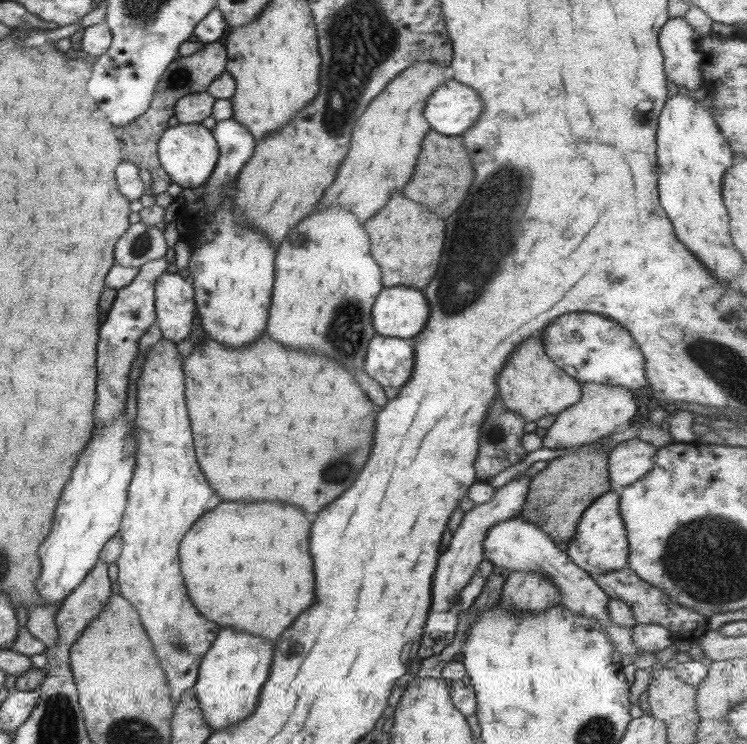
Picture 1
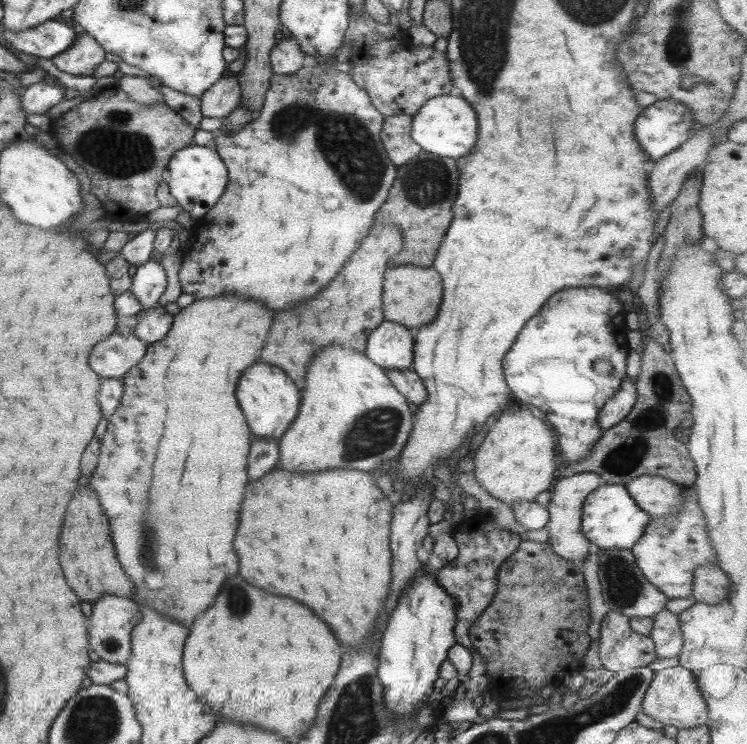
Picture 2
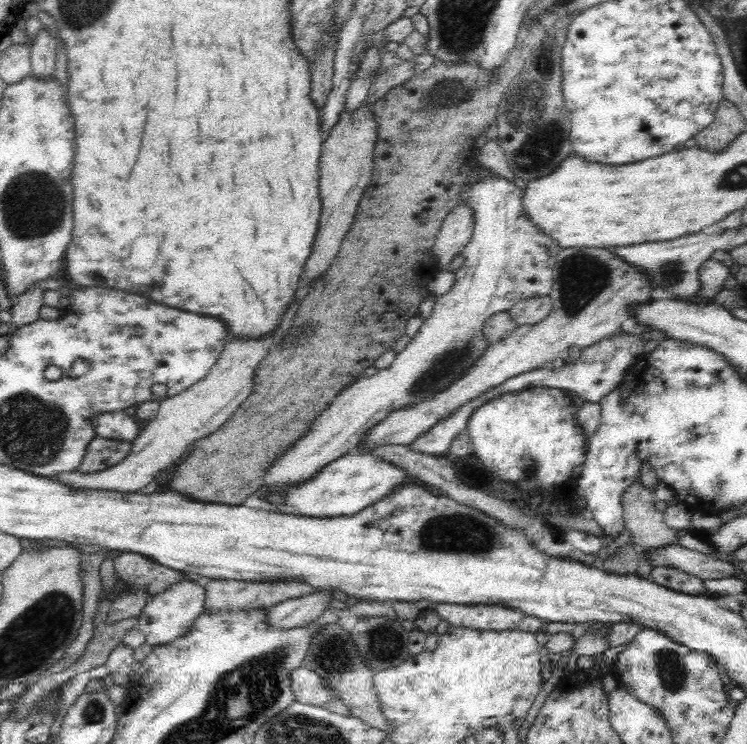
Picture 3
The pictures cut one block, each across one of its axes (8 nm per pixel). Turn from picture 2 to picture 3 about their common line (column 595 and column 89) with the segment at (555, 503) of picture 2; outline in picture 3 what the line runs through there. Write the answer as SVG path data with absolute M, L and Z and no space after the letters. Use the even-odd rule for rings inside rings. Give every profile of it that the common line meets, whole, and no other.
M274 334L262 340L230 339L203 380L188 390L161 401L156 416L149 420L140 435L132 440L132 450L122 462L96 474L62 470L54 473L53 478L70 487L88 489L137 491L140 484L146 486L162 468L178 463L187 454L188 444L193 444L195 440L214 432L238 410L251 393L254 370L264 360L273 342Z

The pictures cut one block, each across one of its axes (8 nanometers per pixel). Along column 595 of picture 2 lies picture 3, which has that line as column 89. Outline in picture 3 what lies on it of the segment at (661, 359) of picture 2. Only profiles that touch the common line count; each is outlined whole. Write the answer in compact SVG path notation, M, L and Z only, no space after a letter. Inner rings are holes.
M94 436L85 446L75 471L80 474L96 474L122 462L130 454L133 441Z

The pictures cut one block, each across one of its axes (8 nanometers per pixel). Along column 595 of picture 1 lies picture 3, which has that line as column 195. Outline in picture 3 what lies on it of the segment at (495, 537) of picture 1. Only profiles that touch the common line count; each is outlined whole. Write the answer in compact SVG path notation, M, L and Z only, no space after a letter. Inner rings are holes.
M186 580L172 584L170 588L164 590L164 594L158 594L152 600L148 600L137 618L136 626L144 634L145 642L150 646L166 646L190 632L196 618L203 613L204 599L204 589L195 582Z

